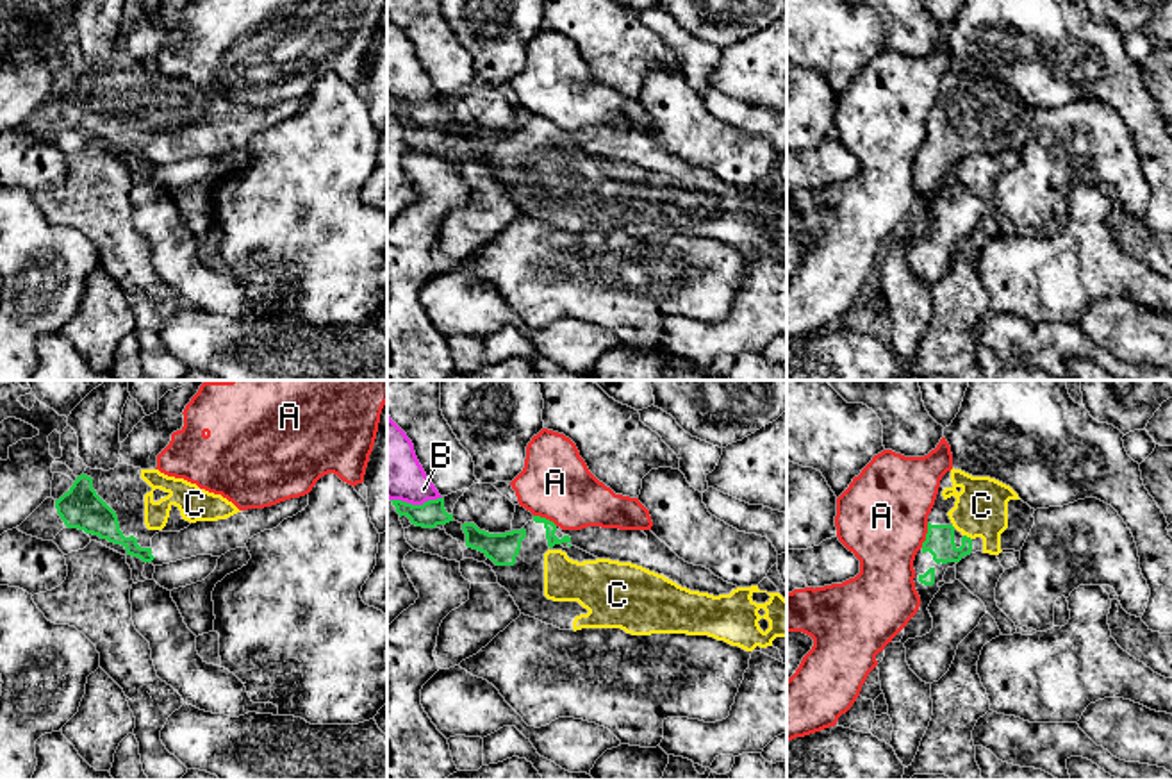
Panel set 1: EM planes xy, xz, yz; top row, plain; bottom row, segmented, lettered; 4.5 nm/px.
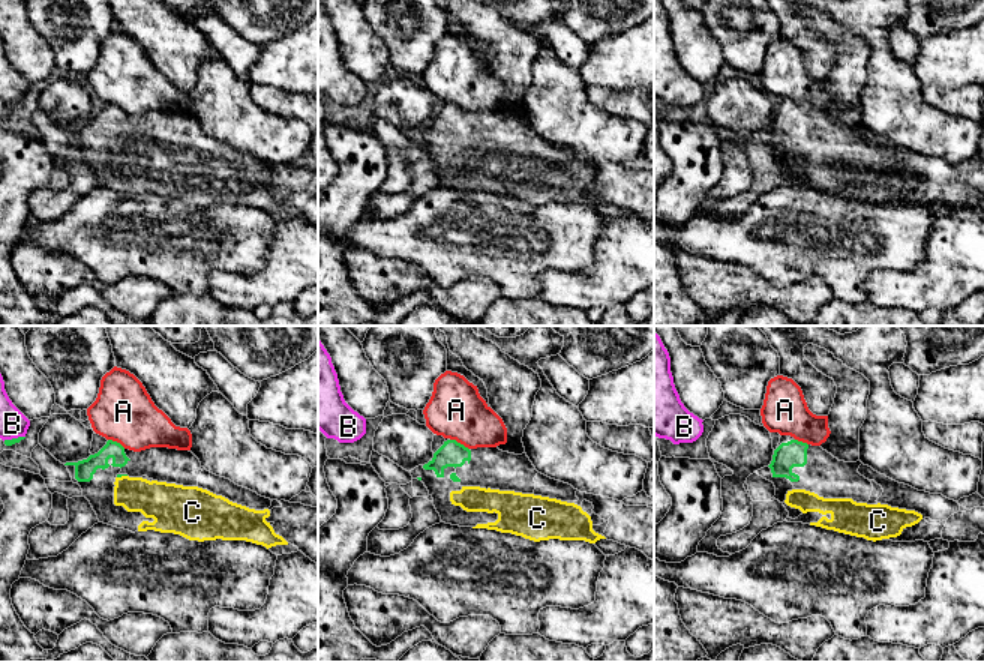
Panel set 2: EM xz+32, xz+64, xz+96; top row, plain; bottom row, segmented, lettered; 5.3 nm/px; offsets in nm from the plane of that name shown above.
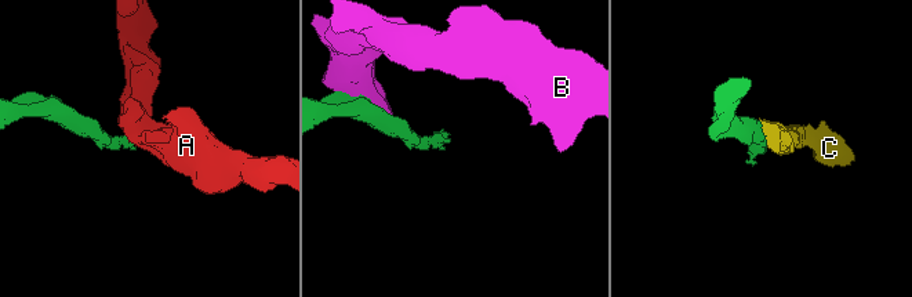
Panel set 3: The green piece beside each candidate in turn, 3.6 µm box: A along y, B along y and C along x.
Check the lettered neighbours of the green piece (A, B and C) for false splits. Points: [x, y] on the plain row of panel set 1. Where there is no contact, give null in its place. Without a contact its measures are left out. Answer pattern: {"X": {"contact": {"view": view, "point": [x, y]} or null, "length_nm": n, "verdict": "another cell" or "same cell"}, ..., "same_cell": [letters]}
{"A": {"contact": {"view": "yz", "point": [926, 136]}, "length_nm": 120, "verdict": "another cell"}, "B": {"contact": {"view": "xz", "point": [416, 106]}, "length_nm": 240, "verdict": "another cell"}, "C": {"contact": {"view": "yz", "point": [965, 136]}, "length_nm": 50, "verdict": "same cell"}, "same_cell": ["C"]}

